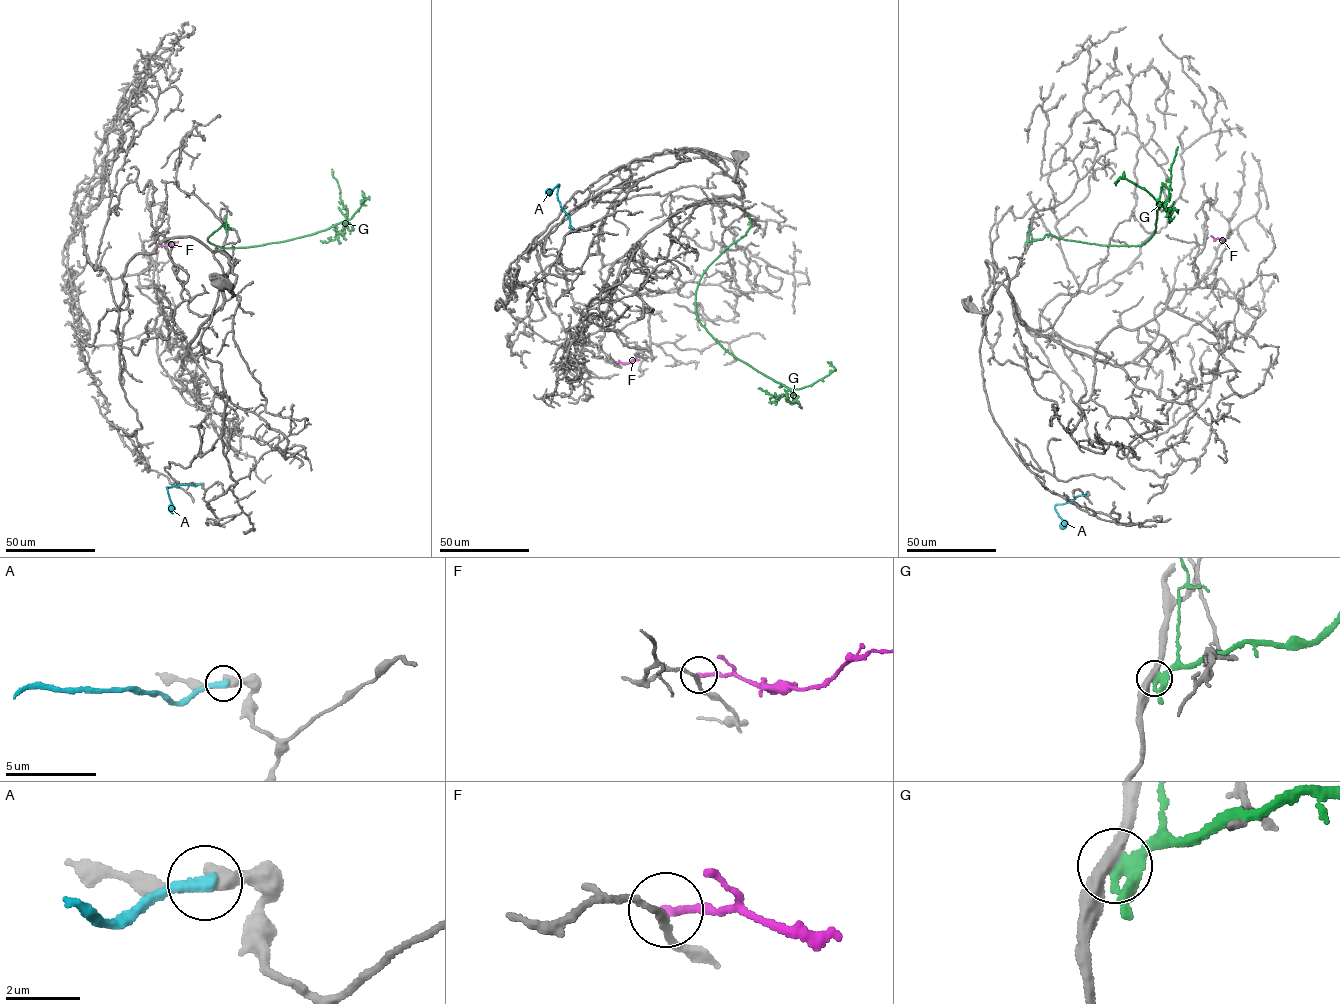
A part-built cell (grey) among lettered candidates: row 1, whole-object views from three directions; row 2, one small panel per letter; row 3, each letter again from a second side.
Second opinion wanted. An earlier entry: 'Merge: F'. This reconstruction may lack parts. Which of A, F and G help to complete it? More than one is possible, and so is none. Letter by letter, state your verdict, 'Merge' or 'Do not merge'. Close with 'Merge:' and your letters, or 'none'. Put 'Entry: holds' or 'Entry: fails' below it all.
A: Do not merge
F: Do not merge
G: Do not merge
Merge: none
Entry: fails

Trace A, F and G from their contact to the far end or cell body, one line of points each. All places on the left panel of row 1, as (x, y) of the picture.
A: (200, 484), (166, 487), (172, 513)
F: (156, 244), (178, 241)
G: (226, 229), (223, 224), (207, 240), (245, 248), (346, 226), (331, 169)

